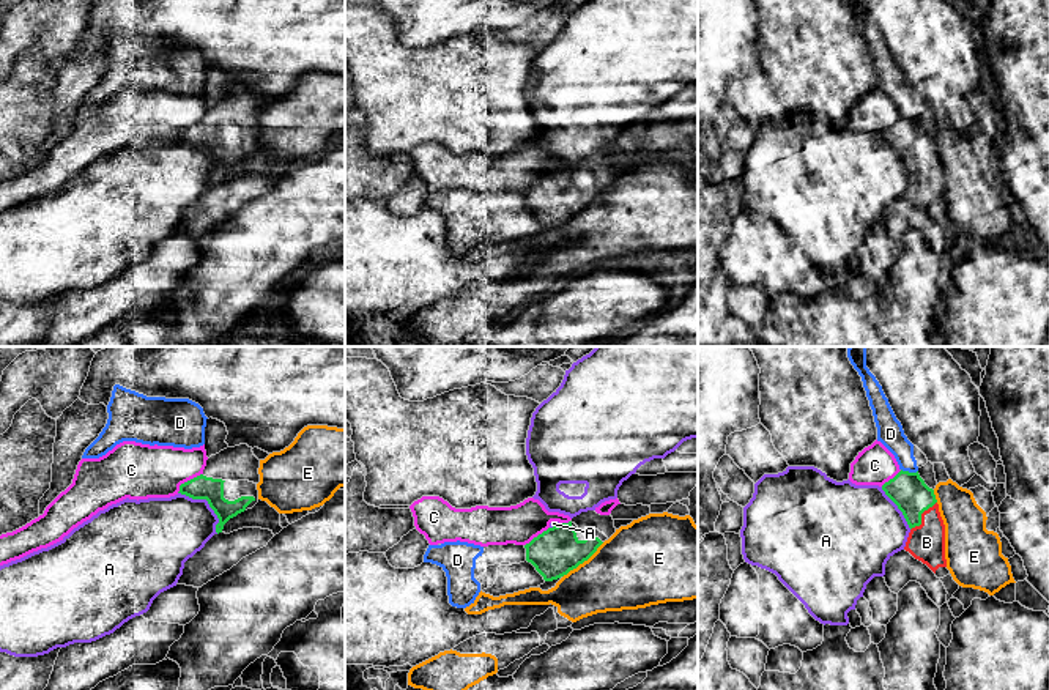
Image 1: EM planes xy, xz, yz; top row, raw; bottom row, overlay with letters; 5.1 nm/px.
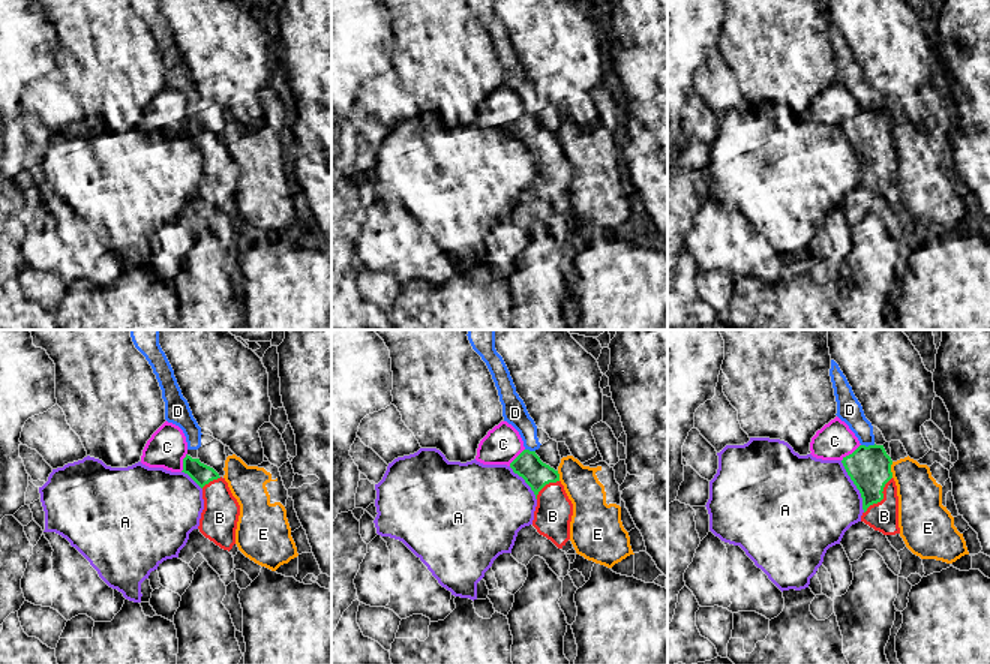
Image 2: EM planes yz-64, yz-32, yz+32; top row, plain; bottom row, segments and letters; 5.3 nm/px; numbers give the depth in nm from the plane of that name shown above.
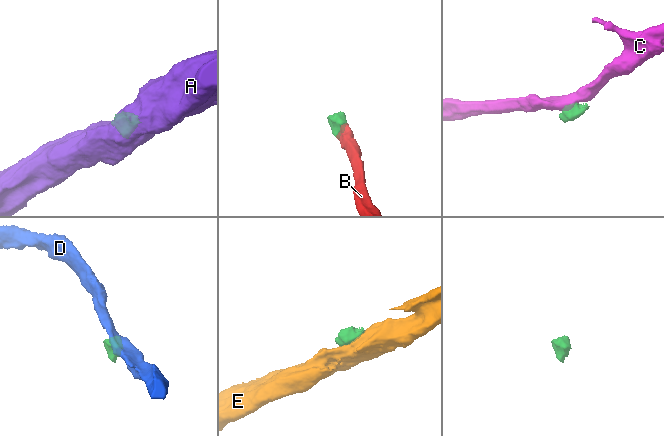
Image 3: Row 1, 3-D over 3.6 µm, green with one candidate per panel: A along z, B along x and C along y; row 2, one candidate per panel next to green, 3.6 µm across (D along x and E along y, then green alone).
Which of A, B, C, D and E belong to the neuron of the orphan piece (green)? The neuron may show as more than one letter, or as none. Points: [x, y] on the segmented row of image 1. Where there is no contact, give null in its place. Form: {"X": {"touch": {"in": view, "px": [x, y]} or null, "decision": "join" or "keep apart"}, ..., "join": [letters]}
{"A": {"touch": {"in": "xy", "px": [208, 503]}, "decision": "keep apart"}, "B": {"touch": {"in": "yz", "px": [920, 517]}, "decision": "join"}, "C": {"touch": {"in": "xy", "px": [188, 481]}, "decision": "keep apart"}, "D": {"touch": {"in": "yz", "px": [908, 471]}, "decision": "keep apart"}, "E": {"touch": {"in": "xz", "px": [583, 561]}, "decision": "keep apart"}, "join": ["B"]}

